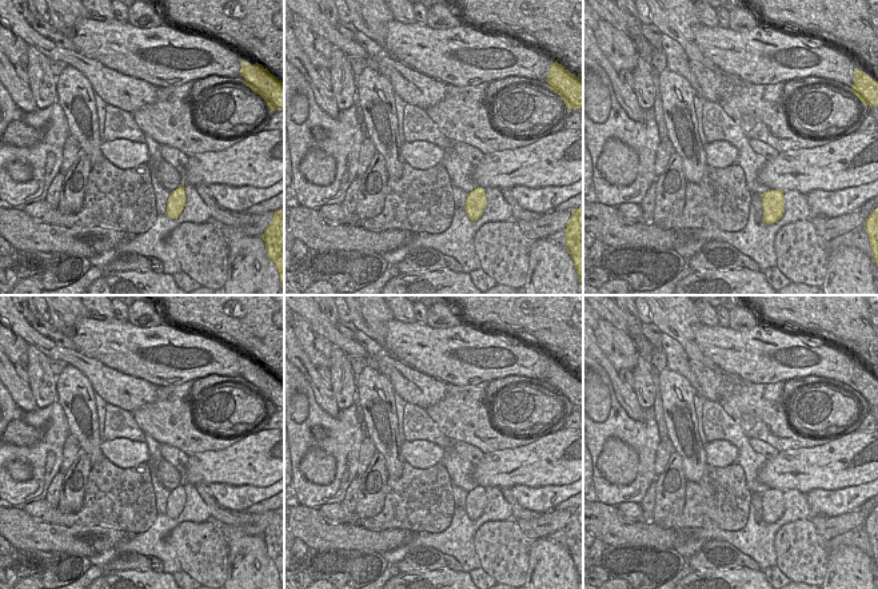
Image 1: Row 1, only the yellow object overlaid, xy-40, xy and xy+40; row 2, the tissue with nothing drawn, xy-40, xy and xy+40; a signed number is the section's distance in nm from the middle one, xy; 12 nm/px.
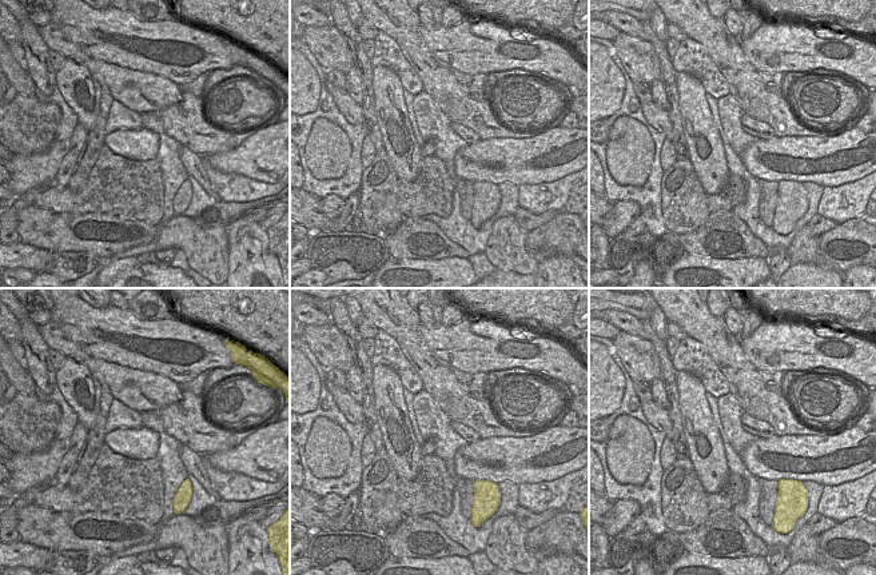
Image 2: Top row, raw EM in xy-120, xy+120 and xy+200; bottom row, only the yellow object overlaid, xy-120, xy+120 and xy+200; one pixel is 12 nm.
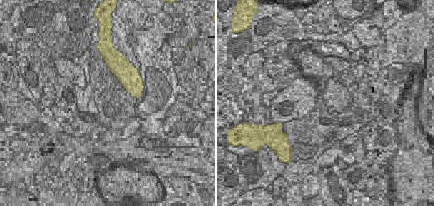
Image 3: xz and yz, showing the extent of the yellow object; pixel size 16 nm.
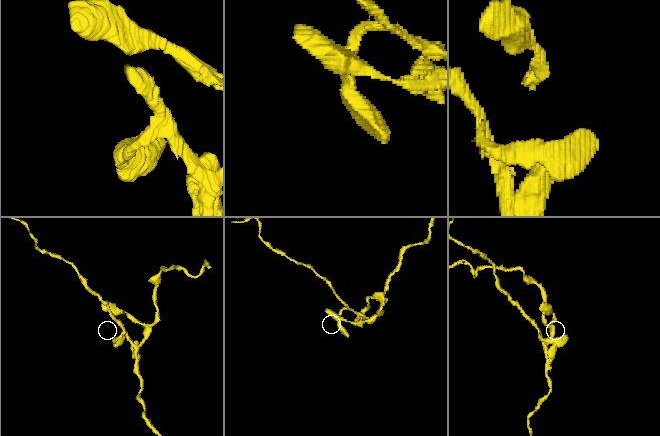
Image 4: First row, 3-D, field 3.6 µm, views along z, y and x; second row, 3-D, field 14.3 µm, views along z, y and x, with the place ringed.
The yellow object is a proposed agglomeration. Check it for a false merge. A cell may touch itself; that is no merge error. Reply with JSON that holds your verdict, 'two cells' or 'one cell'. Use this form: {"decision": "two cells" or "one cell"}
{"decision": "two cells"}

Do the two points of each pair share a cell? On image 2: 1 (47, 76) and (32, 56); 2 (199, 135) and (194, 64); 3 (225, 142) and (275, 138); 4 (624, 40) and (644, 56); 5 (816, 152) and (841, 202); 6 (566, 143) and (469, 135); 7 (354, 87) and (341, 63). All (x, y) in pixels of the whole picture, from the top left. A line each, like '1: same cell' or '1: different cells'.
1: same cell
2: different cells
3: different cells
4: same cell
5: different cells
6: different cells
7: different cells

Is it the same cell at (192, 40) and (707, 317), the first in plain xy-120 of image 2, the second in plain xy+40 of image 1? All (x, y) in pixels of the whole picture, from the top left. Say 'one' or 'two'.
two

